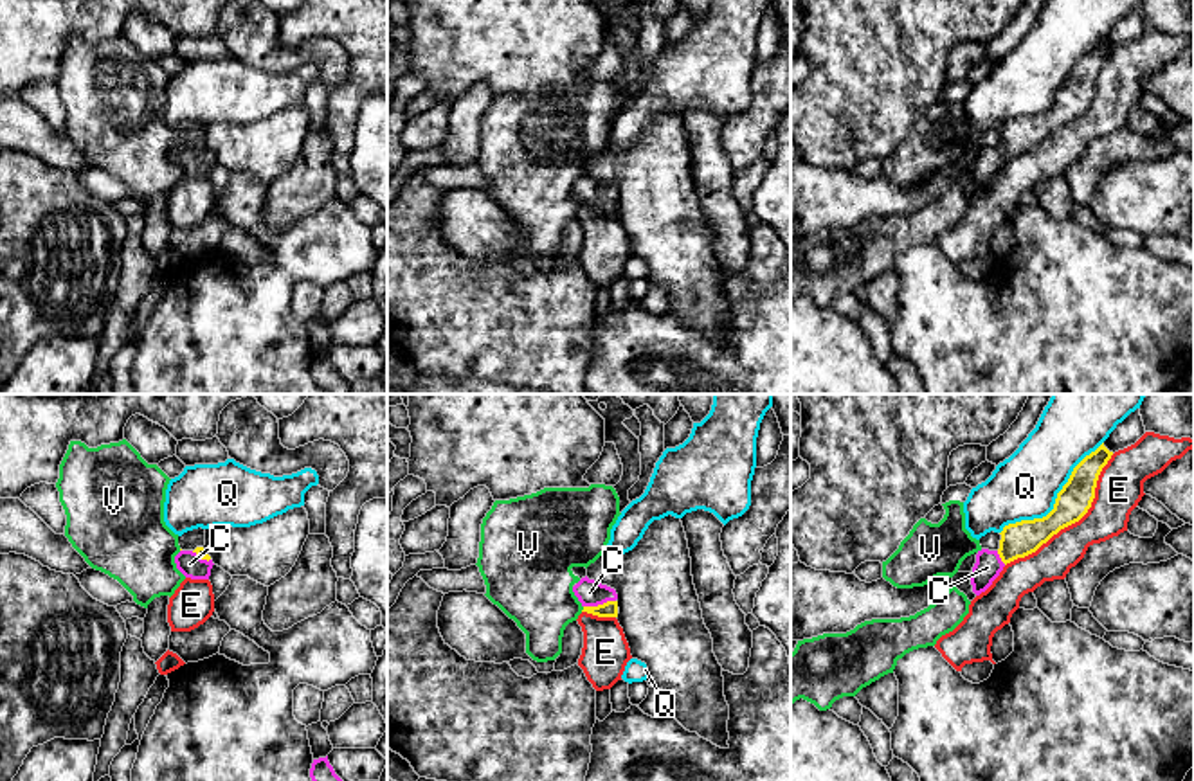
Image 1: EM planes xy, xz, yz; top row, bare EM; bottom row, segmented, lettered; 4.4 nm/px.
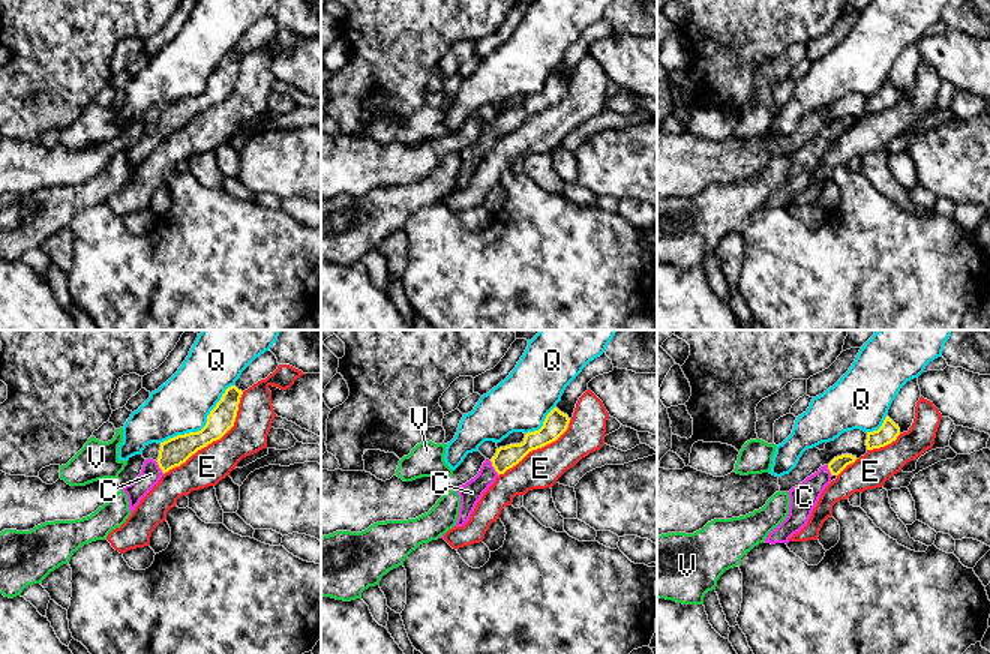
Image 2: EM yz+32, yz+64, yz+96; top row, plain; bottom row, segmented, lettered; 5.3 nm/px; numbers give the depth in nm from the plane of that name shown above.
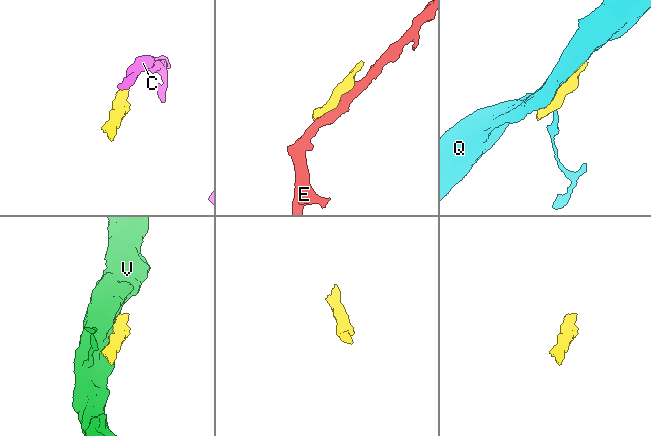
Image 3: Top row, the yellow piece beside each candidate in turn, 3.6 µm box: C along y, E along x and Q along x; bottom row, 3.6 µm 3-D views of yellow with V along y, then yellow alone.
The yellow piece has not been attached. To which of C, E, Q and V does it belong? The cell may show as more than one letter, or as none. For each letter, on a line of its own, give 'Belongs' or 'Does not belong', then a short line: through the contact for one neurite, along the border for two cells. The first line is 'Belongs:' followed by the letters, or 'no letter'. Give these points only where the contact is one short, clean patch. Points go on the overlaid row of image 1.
Belongs: C
C: Belongs. Line: xz (609, 609), (598, 605), (589, 592)
E: Does not belong
Q: Does not belong
V: Does not belong

